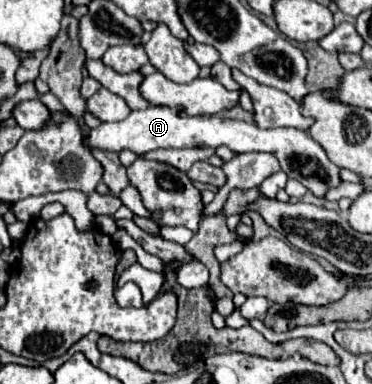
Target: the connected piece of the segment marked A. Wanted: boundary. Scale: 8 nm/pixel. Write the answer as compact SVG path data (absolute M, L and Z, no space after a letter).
M151 105L141 111L131 111L131 115L117 123L101 123L91 135L85 139L89 147L97 147L103 151L123 151L129 149L137 155L155 149L169 149L169 147L219 147L227 145L233 153L273 153L281 169L289 175L289 179L297 179L303 183L313 195L325 197L327 189L339 185L339 169L333 165L325 153L325 149L309 137L309 133L299 129L261 129L255 123L235 121L225 115L183 115L181 107L163 107Z

